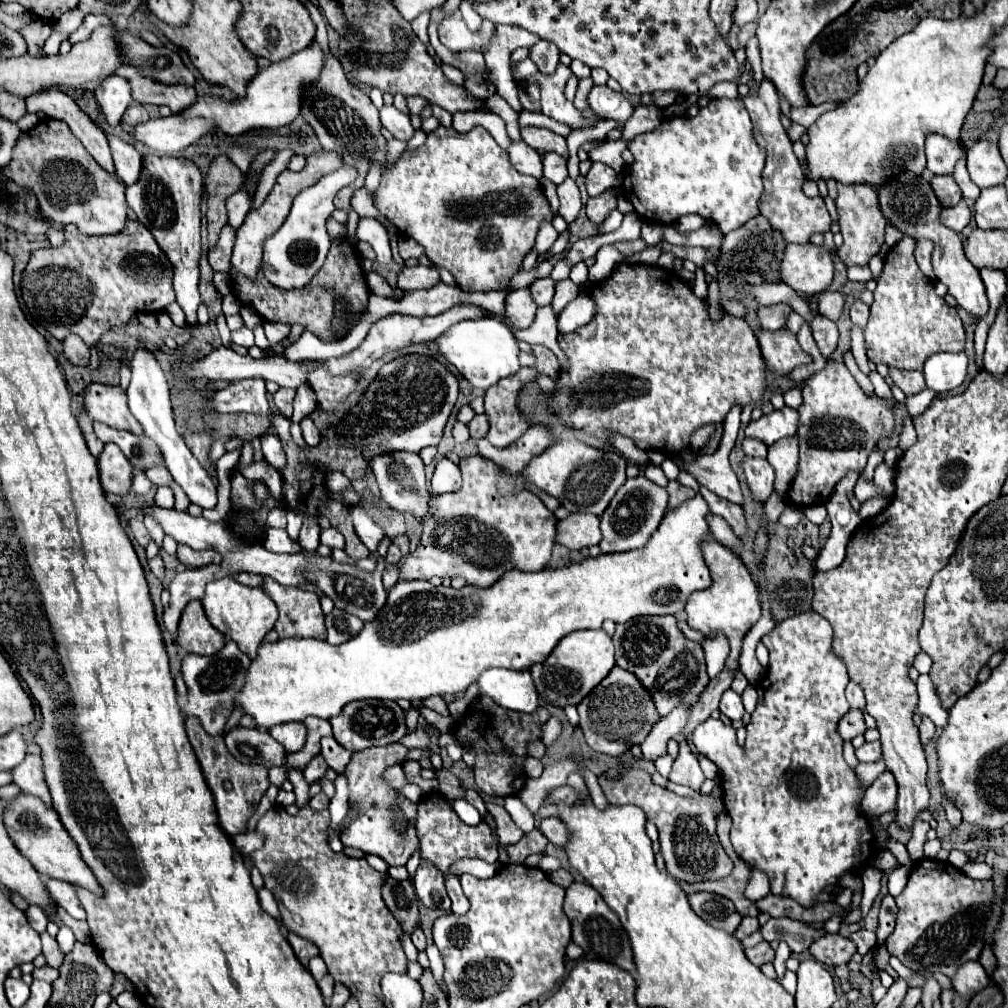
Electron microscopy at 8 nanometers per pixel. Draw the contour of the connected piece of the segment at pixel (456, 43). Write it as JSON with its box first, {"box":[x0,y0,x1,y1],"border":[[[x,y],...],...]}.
{"box":[438,11,494,51],"border":[[[456,11],[452,17],[446,17],[440,25],[438,25],[438,37],[442,41],[442,45],[446,45],[452,51],[466,51],[466,49],[474,49],[480,51],[484,45],[488,45],[490,37],[494,31],[494,23],[490,21],[482,21],[482,29],[472,33],[460,11]]]}

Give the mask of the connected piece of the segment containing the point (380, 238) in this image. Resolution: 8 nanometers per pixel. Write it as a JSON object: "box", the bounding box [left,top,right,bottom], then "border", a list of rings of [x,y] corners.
{"box":[347,217,392,263],"border":[[[362,217],[358,221],[356,227],[356,235],[353,238],[347,238],[351,245],[355,246],[360,241],[365,241],[372,245],[372,249],[376,251],[376,259],[380,263],[390,263],[392,261],[392,251],[390,251],[390,239],[388,239],[388,231],[386,227],[372,219],[372,217]]]}

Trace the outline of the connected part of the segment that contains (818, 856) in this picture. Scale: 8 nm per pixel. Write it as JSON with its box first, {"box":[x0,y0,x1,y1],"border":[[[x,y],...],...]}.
{"box":[692,611,874,907],"border":[[[816,611],[794,615],[794,617],[778,623],[768,635],[762,637],[762,643],[770,651],[770,663],[768,663],[768,673],[764,677],[766,681],[762,683],[762,689],[760,689],[758,705],[756,705],[756,709],[752,713],[752,719],[750,719],[750,723],[746,727],[748,729],[748,737],[746,737],[744,747],[740,747],[736,743],[736,731],[732,731],[732,727],[724,725],[720,719],[706,719],[702,725],[698,725],[694,735],[692,735],[692,743],[696,747],[696,753],[704,755],[712,763],[716,763],[718,769],[720,769],[720,779],[722,779],[722,789],[724,789],[724,805],[726,805],[726,813],[732,817],[730,839],[732,839],[732,845],[734,845],[734,851],[738,853],[738,857],[744,859],[748,865],[764,871],[770,877],[770,885],[772,885],[772,893],[774,895],[790,897],[796,903],[800,903],[802,907],[812,907],[816,895],[826,885],[838,883],[838,877],[844,871],[852,871],[854,867],[860,867],[862,863],[868,863],[870,857],[872,857],[872,839],[874,839],[874,835],[872,835],[868,819],[858,811],[858,805],[862,801],[862,791],[858,787],[858,777],[846,765],[846,761],[842,757],[842,745],[840,745],[840,733],[838,733],[840,719],[850,711],[850,705],[848,705],[848,701],[844,697],[844,689],[846,689],[850,679],[848,679],[848,673],[846,673],[846,665],[832,653],[832,627]]]}

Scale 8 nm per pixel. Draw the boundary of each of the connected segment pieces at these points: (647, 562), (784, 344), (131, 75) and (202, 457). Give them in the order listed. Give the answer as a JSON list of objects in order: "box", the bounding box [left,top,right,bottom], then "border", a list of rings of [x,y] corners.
[{"box":[234,495,712,729],"border":[[[696,495],[694,499],[682,503],[678,509],[668,511],[660,523],[660,527],[654,531],[652,539],[646,543],[646,547],[642,549],[634,549],[634,551],[626,551],[626,553],[612,553],[612,555],[598,555],[598,557],[586,557],[580,563],[570,563],[566,565],[568,569],[546,569],[546,571],[536,571],[536,573],[522,573],[522,571],[506,571],[504,579],[498,579],[498,583],[494,583],[494,587],[474,587],[474,585],[464,585],[462,589],[454,589],[454,587],[434,587],[430,581],[422,581],[422,579],[414,579],[414,581],[398,581],[394,585],[394,589],[390,589],[388,593],[388,601],[382,607],[382,611],[378,613],[378,617],[370,623],[364,625],[362,633],[356,635],[354,639],[342,643],[342,645],[328,645],[326,641],[318,641],[318,639],[282,639],[276,643],[262,643],[258,647],[258,655],[256,659],[252,659],[250,669],[248,669],[248,677],[246,683],[242,685],[242,691],[238,691],[238,695],[234,697],[234,709],[240,709],[244,715],[250,715],[256,723],[258,729],[272,729],[274,725],[280,723],[290,723],[290,721],[304,721],[306,717],[314,715],[320,719],[332,719],[334,715],[338,715],[342,711],[342,707],[350,701],[356,699],[408,699],[408,701],[422,701],[426,697],[432,695],[460,695],[468,689],[470,683],[474,683],[478,679],[478,675],[490,667],[504,667],[504,669],[530,669],[530,665],[534,663],[542,663],[546,661],[546,657],[550,655],[550,651],[554,649],[554,645],[560,641],[562,635],[568,635],[572,631],[580,631],[580,629],[600,629],[602,623],[606,619],[612,619],[614,623],[626,623],[632,617],[640,617],[640,615],[680,615],[684,611],[686,599],[700,589],[710,587],[712,577],[710,571],[702,559],[702,551],[700,551],[700,541],[702,539],[710,539],[710,529],[706,523],[706,513],[708,513],[708,505],[702,499],[702,495]]]},{"box":[758,329,810,375],"border":[[[788,329],[778,331],[758,331],[758,341],[762,347],[762,355],[768,361],[768,369],[774,375],[788,375],[794,367],[810,363],[810,355],[804,353]]]},{"box":[114,67,196,113],"border":[[[118,67],[114,71],[118,77],[124,77],[130,83],[132,99],[138,103],[154,103],[154,105],[168,105],[172,113],[184,111],[196,99],[194,87],[188,85],[162,85],[154,83],[146,77],[140,77],[134,67]]]},{"box":[184,433,216,479],"border":[[[186,433],[184,441],[190,447],[190,451],[196,455],[196,459],[210,471],[212,479],[216,479],[216,467],[208,463],[208,449],[210,449],[210,443],[212,443],[210,433]]]}]

